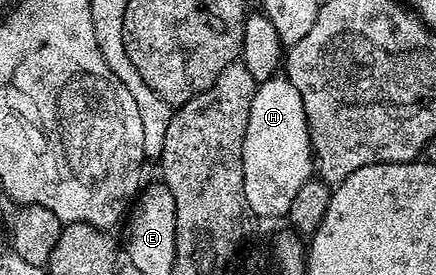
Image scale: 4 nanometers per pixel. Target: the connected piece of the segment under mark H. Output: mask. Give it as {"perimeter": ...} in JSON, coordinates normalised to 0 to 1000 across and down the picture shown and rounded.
{"perimeter":[[[626,273],[587,316],[555,509],[555,644],[578,782],[592,796],[656,789],[674,709],[716,651],[720,625],[713,491],[690,349],[656,273]]]}

